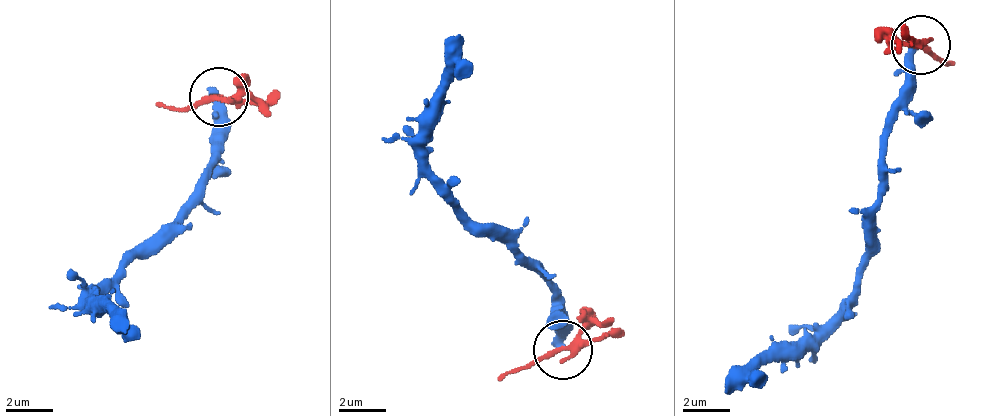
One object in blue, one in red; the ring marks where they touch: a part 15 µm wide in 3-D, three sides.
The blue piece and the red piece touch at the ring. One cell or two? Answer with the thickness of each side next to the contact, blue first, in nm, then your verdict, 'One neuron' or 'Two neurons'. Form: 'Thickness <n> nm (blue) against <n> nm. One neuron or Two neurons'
Thickness 400 nm (blue) against 220 nm. Two neurons

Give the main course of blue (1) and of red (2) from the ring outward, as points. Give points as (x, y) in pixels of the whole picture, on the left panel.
1: (217, 96), (216, 157), (203, 175), (197, 205), (143, 257), (92, 288), (89, 303), (127, 335)
2: (217, 96), (171, 110), (155, 104)

